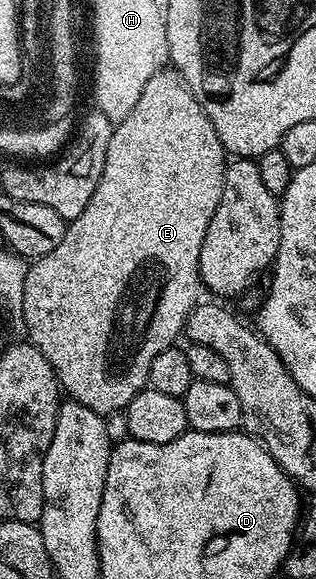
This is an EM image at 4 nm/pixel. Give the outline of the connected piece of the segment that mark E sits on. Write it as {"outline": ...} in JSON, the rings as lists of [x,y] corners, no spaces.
{"outline":[[[171,67],[160,69],[157,75],[153,75],[153,79],[149,79],[149,83],[145,83],[145,91],[141,91],[141,99],[137,99],[137,104],[133,106],[133,111],[129,111],[129,115],[125,115],[125,119],[118,122],[118,124],[112,128],[111,138],[109,139],[109,151],[105,155],[105,171],[101,171],[101,179],[97,183],[97,191],[93,191],[93,199],[89,199],[89,204],[85,207],[85,211],[81,211],[81,215],[77,215],[77,219],[73,219],[68,224],[61,243],[57,243],[57,247],[53,247],[53,251],[49,251],[49,255],[30,262],[27,274],[25,275],[25,283],[23,284],[21,314],[23,313],[23,325],[27,328],[28,334],[26,333],[26,336],[29,338],[31,344],[43,352],[45,359],[49,359],[49,363],[53,367],[55,378],[59,381],[62,392],[66,394],[70,400],[79,401],[89,410],[106,415],[108,413],[117,413],[126,410],[127,404],[129,404],[141,390],[148,388],[149,367],[153,367],[153,359],[157,359],[157,355],[161,355],[161,351],[172,348],[172,346],[178,342],[175,340],[181,337],[181,334],[186,330],[189,315],[195,310],[195,306],[200,304],[201,297],[199,297],[199,293],[201,294],[201,282],[199,279],[199,260],[201,259],[201,243],[205,243],[205,231],[209,231],[209,219],[213,219],[213,211],[217,211],[217,203],[221,203],[223,176],[227,170],[228,160],[229,157],[224,150],[221,139],[217,139],[217,131],[213,127],[213,123],[209,123],[209,115],[205,115],[201,103],[197,103],[195,96],[187,90],[187,85],[183,82],[182,77]]]}

